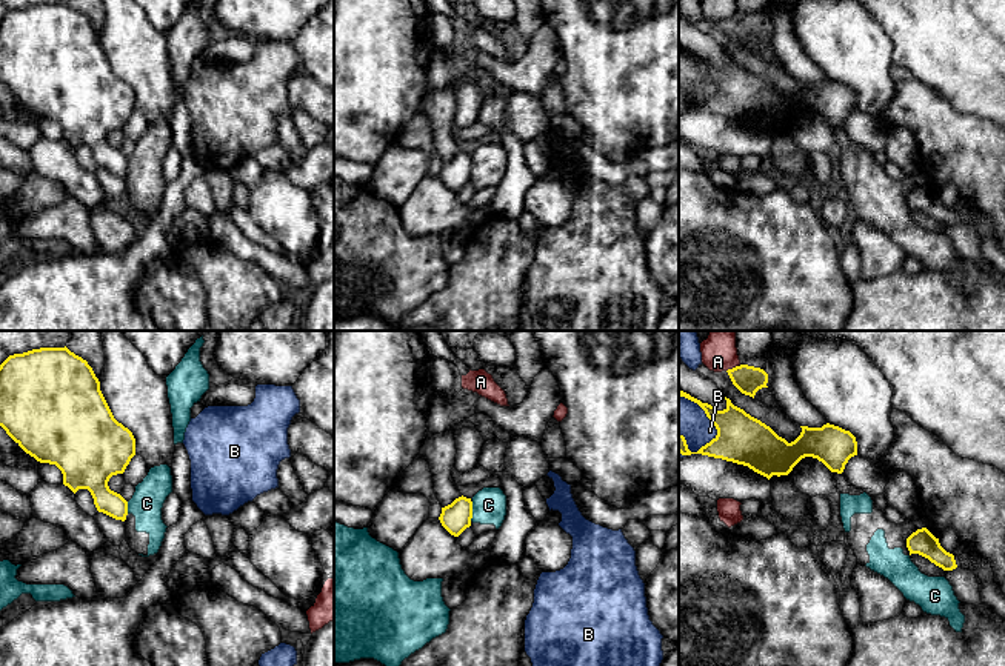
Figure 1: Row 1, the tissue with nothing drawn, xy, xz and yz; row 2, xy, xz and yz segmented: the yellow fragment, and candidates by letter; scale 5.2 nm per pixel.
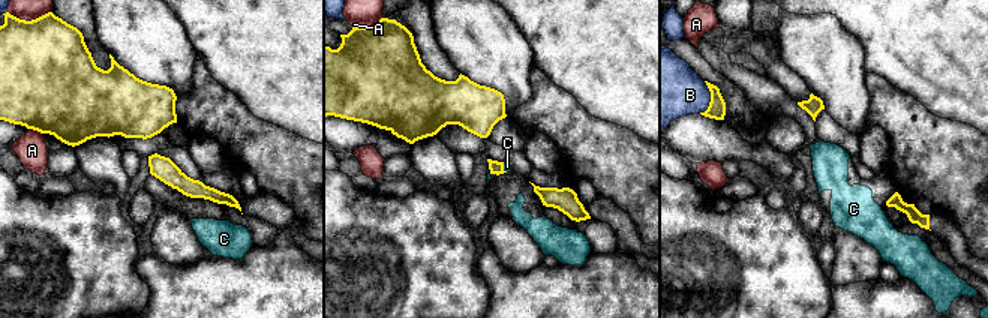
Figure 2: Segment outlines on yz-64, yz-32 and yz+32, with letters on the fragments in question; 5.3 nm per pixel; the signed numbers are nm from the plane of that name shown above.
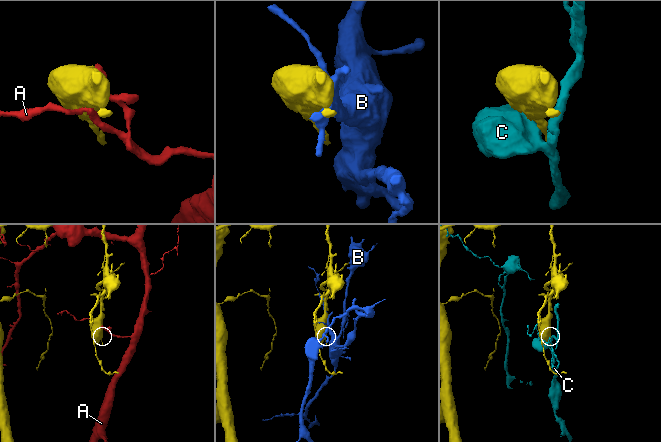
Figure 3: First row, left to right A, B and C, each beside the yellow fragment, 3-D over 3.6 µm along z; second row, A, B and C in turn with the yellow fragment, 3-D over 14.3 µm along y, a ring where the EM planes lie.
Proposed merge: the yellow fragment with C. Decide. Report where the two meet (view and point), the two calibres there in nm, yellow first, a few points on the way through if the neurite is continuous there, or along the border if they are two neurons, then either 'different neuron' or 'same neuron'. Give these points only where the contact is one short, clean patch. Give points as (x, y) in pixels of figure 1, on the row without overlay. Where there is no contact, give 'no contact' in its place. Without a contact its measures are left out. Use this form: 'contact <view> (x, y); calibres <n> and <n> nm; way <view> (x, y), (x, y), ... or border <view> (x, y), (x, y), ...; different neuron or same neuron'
contact xz (471, 166); calibres 160 and 180 nm; border xz (473, 157), (473, 173), (470, 176); different neuron

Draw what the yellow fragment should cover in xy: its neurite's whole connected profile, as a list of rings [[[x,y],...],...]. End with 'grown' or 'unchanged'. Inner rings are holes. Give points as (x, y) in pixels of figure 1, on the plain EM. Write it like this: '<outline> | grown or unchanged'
[[[66,2],[9,11],[0,20],[0,82],[37,117],[55,120],[74,149],[88,145],[98,168],[126,175],[128,157],[108,137],[125,128],[135,111],[135,94],[114,74],[86,15]]] | unchanged

